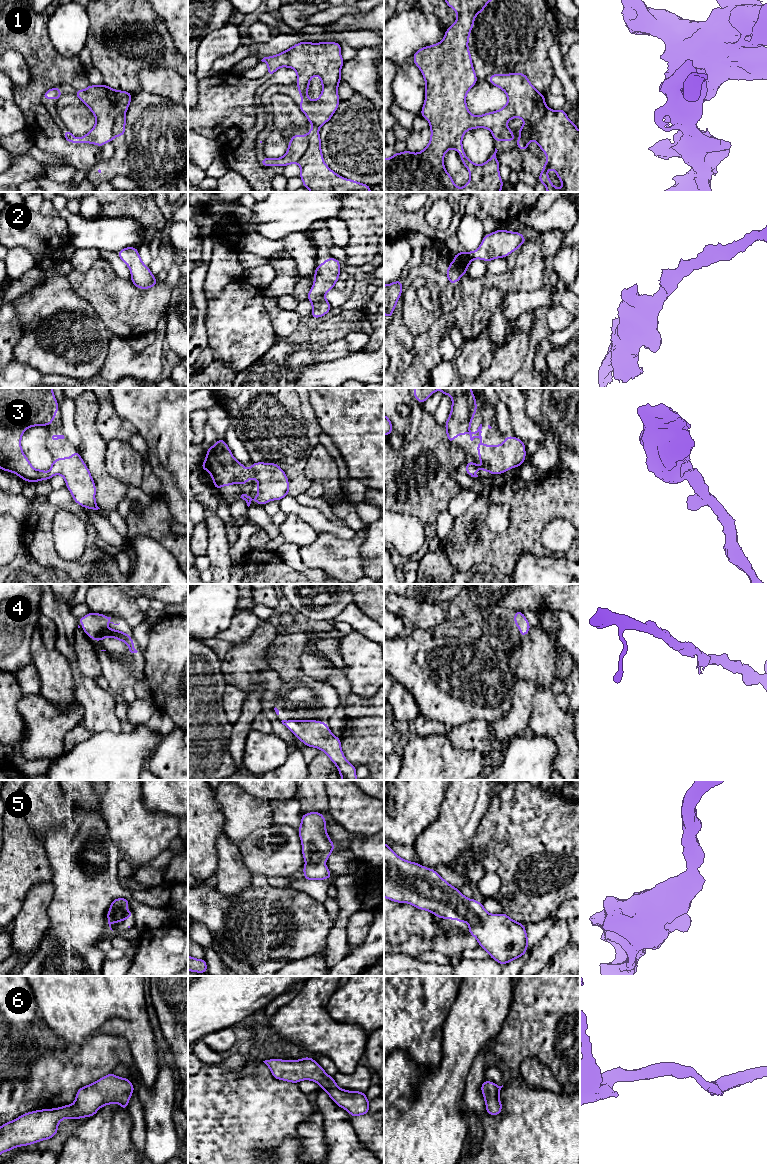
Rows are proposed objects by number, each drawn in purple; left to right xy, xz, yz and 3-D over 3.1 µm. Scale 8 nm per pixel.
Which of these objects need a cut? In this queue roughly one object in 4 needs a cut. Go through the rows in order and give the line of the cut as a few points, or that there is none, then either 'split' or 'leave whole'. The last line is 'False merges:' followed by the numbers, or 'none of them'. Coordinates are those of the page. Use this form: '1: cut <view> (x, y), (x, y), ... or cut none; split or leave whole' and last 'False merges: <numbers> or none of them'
1: cut yz (546, 107), (544, 115), (534, 127), (533, 135); split
2: cut none; leave whole
3: cut none; leave whole
4: cut none; leave whole
5: cut none; leave whole
6: cut none; leave whole
False merges: 1

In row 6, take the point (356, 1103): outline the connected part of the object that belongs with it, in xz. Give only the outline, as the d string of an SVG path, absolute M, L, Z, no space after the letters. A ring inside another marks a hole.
M311 1057L300 1060L268 1059L263 1061L270 1069L273 1077L291 1083L302 1080L317 1082L329 1097L353 1117L369 1113L369 1103L364 1092L347 1091L337 1086L334 1077L326 1074L325 1070Z

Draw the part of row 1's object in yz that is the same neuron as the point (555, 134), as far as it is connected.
M546 107L533 134L526 123L517 131L520 133L518 149L529 150L528 142L536 141L546 155L547 161L538 181L546 186L547 192L580 192L580 131L568 119L564 108L553 111ZM549 168L556 172L563 184L562 189L557 189L551 183L547 174Z

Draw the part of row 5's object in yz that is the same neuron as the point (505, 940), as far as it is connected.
M384 842L384 897L398 903L409 903L420 910L427 910L439 919L457 919L469 924L469 934L473 935L481 948L499 964L507 964L527 952L528 936L523 923L512 920L505 913L489 914L479 901L468 899L459 889L450 885L434 869L399 857Z

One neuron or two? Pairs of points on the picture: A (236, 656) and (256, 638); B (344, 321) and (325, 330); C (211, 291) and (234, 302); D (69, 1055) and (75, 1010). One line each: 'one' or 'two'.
A: one
B: one
C: two
D: two

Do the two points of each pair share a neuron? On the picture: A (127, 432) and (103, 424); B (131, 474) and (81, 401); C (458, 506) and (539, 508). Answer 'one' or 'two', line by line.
A: one
B: two
C: two

